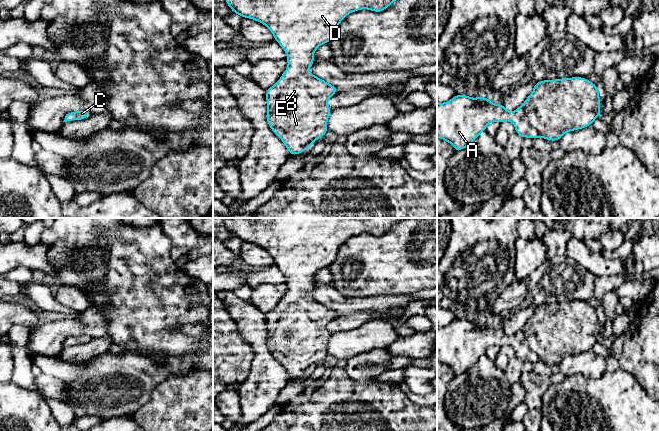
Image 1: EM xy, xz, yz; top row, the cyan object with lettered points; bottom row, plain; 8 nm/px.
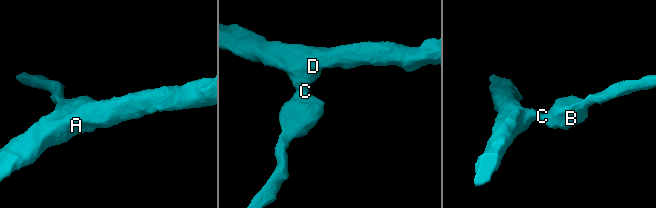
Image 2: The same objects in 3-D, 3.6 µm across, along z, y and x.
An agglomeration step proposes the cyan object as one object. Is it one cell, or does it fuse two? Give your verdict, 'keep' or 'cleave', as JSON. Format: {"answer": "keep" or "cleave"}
{"answer": "keep"}

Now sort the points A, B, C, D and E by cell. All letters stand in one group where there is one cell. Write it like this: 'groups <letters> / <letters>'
groups A B C D E

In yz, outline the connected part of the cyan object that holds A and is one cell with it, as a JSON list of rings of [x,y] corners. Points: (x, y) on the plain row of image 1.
[[[583,301],[537,306],[524,327],[511,337],[503,328],[493,328],[487,321],[471,322],[466,318],[456,318],[445,327],[437,326],[437,361],[451,367],[454,375],[459,375],[475,365],[490,346],[503,347],[510,344],[515,350],[515,356],[522,362],[535,364],[543,361],[559,365],[566,356],[592,349],[601,339],[600,326],[597,309]]]

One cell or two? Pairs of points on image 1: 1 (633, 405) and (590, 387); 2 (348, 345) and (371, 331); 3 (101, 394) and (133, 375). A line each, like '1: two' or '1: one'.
1: one
2: one
3: one

